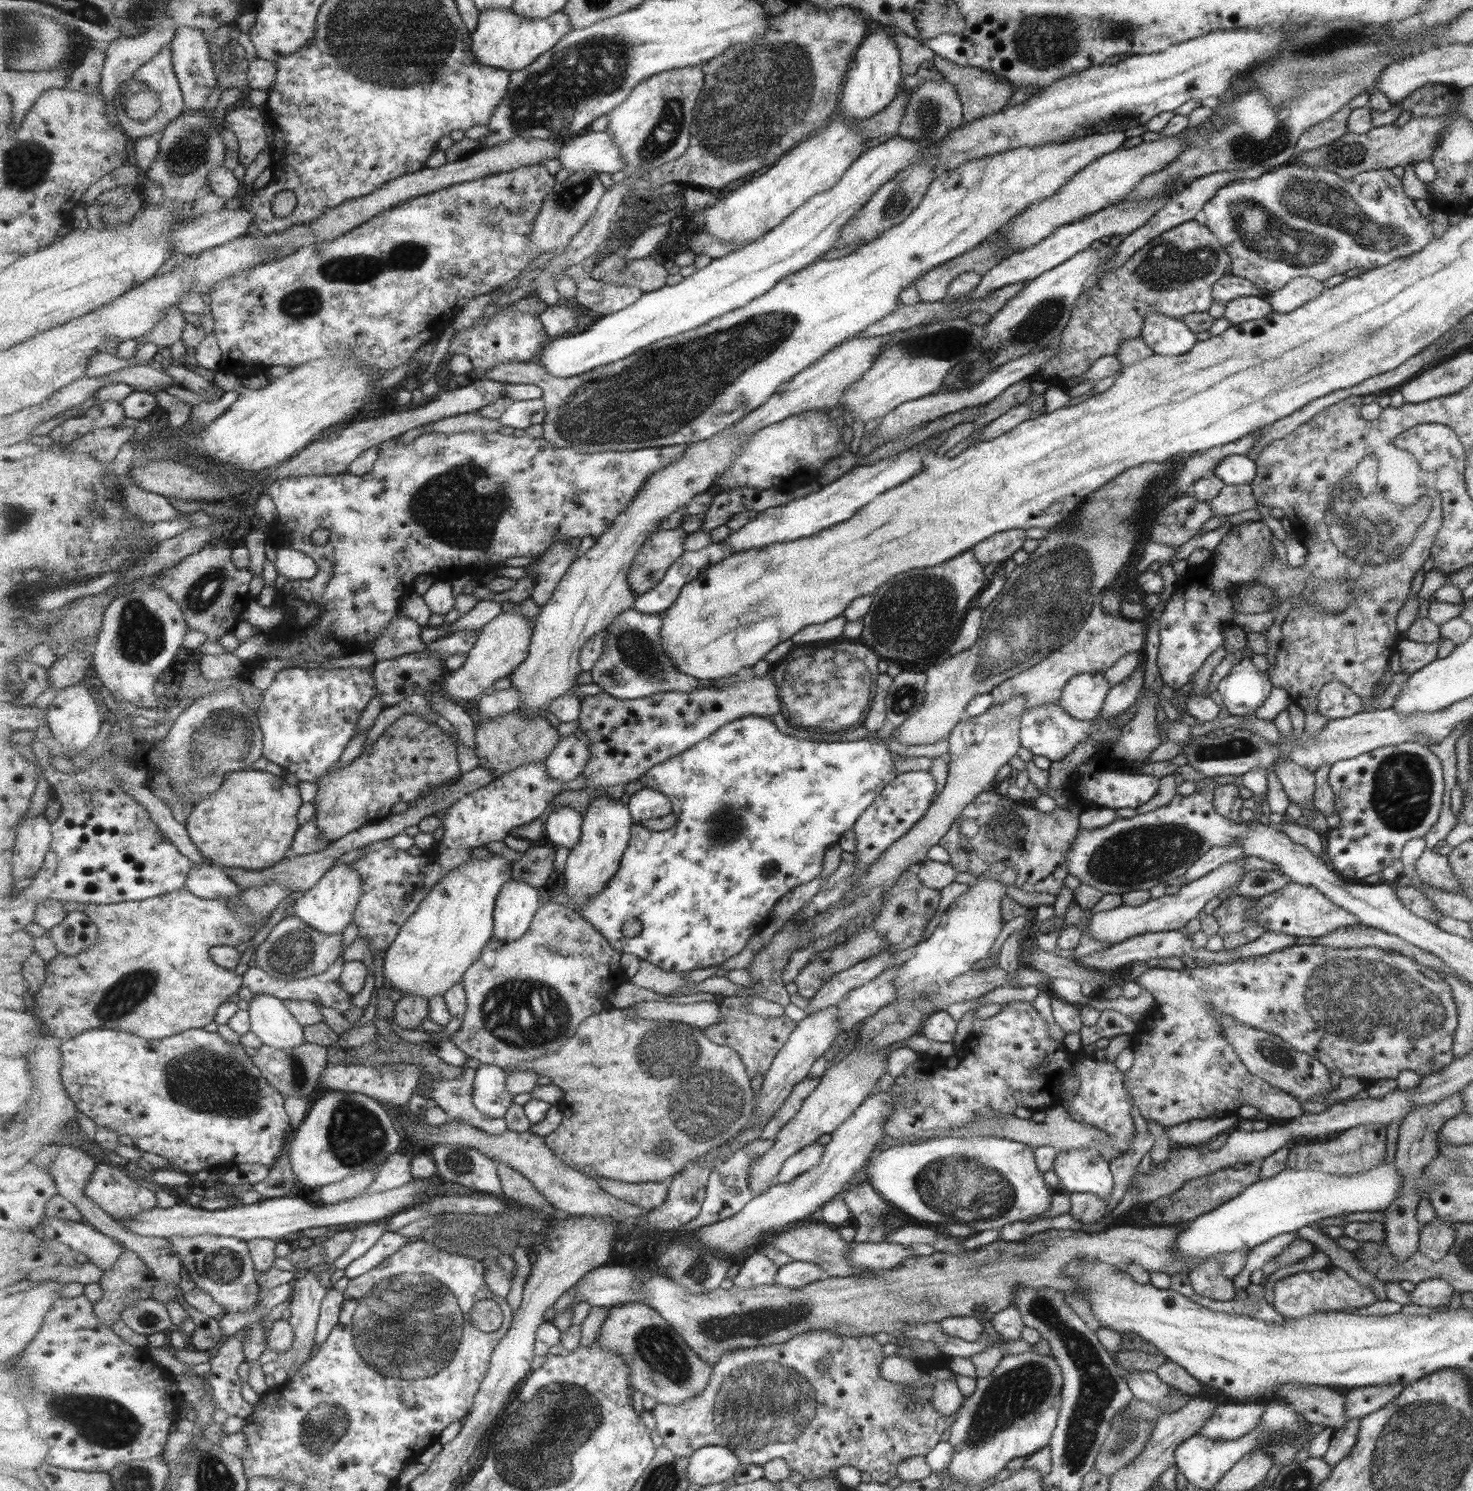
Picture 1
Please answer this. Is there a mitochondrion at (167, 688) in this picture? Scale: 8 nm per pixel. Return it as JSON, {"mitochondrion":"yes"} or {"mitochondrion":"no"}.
{"mitochondrion":"no"}

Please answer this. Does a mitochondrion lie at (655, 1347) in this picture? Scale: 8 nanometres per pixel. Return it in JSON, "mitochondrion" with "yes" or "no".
{"mitochondrion":"yes"}

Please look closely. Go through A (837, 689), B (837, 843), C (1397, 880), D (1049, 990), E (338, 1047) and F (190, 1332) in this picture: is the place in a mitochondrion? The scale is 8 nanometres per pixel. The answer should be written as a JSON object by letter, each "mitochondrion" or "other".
{"A":"mitochondrion","B":"other","C":"other","D":"other","E":"other","F":"other"}

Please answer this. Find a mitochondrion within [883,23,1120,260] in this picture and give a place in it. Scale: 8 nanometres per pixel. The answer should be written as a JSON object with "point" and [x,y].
{"point":[927,114]}

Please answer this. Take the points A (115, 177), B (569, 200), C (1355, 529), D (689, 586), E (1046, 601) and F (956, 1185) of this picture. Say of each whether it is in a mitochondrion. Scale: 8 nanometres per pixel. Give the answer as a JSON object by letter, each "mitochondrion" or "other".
{"A":"other","B":"mitochondrion","C":"mitochondrion","D":"other","E":"mitochondrion","F":"mitochondrion"}

